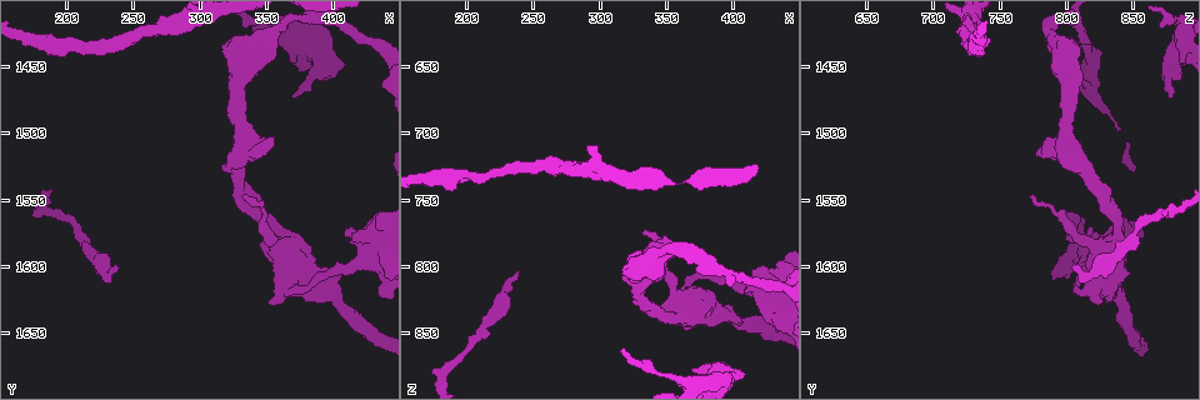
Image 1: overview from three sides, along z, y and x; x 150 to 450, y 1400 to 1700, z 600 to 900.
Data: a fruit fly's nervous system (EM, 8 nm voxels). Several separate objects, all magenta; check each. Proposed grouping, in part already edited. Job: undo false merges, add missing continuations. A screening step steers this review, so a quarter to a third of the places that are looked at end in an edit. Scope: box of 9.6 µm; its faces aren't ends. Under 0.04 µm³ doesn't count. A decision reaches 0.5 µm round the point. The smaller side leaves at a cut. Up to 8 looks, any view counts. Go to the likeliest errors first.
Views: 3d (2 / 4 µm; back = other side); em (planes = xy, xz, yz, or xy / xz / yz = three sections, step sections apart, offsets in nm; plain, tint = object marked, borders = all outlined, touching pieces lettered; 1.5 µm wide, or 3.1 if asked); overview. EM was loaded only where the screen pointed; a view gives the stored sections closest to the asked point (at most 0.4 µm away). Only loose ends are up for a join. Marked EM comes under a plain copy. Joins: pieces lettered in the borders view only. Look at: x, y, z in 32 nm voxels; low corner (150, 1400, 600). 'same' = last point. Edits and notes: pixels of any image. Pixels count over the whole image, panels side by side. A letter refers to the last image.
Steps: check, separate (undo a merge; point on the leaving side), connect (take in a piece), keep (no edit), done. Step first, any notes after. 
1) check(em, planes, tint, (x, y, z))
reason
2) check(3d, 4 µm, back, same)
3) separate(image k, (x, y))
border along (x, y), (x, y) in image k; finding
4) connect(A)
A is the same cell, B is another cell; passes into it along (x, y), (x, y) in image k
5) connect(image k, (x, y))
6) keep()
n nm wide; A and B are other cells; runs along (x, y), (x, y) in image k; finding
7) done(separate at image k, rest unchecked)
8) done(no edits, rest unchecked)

check(em, yz, step 4, tint, (368, 1620, 814))
sharp bend

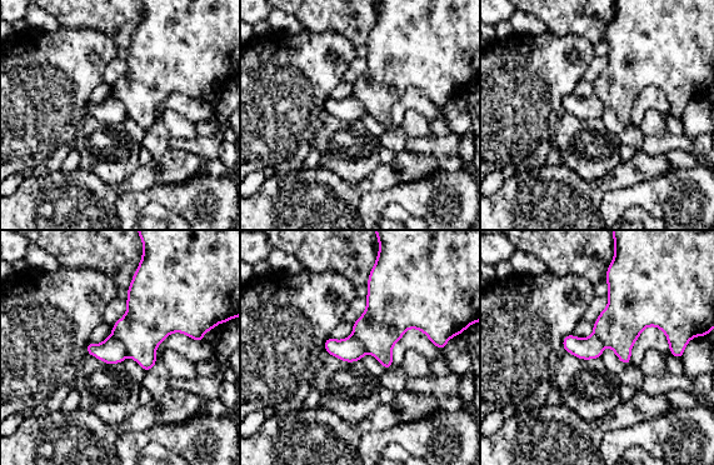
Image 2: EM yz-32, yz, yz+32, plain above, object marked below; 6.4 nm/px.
check(em, planes, borders, same)

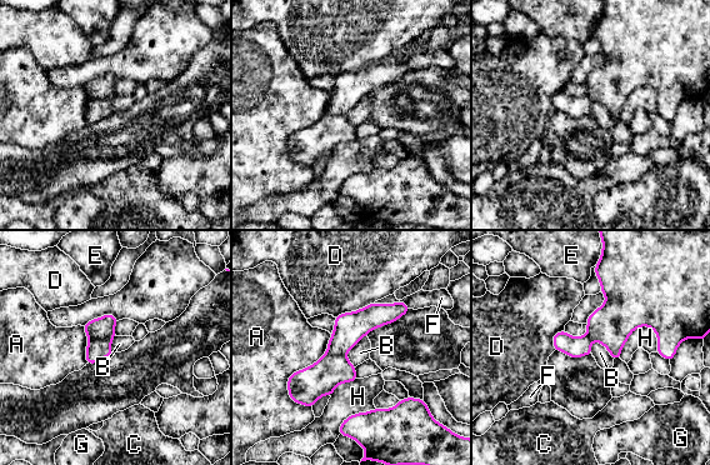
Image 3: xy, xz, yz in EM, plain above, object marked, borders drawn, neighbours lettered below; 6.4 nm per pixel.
separate(image 3, (95, 350))
A, B, C, D, E, F, G and H are other cells; the part that leaves runs along (404, 308), (363, 320), (330, 349) in image 3; a second neuron is stuck on

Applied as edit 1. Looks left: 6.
check(3d, 4 µm, (240, 1602, 804))
tapers out

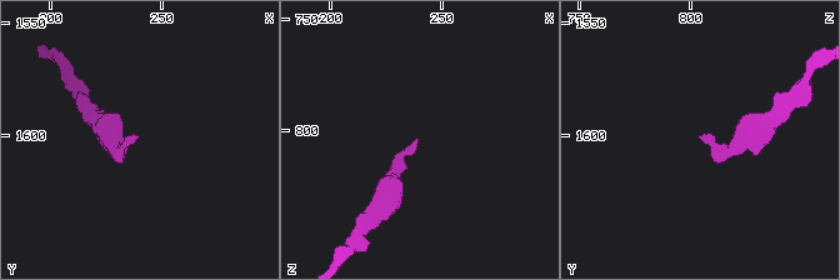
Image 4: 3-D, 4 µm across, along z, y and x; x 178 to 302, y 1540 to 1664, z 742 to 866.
check(em, planes, tint, (239, 1600, 803))
shape alone is not enough

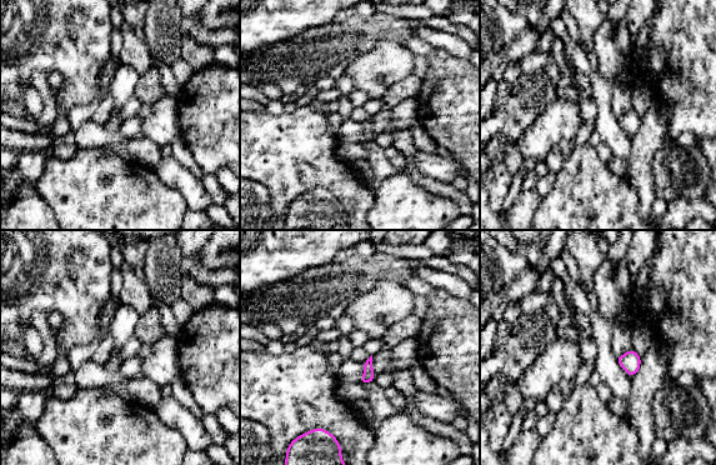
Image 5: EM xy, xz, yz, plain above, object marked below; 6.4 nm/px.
check(em, planes, borders, same)

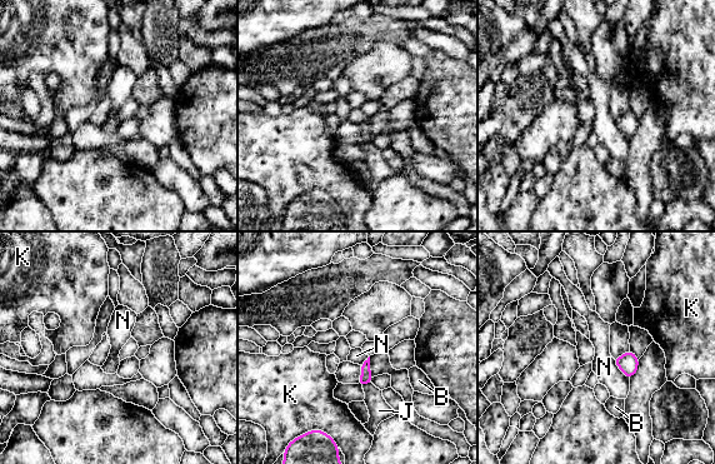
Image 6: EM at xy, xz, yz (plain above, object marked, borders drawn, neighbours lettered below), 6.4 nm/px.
keep()
B, J, K and N are other cells; border along (613, 359), (629, 379) in image 6; none of them fits

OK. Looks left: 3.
done(separate at image 3, rest unchecked)

